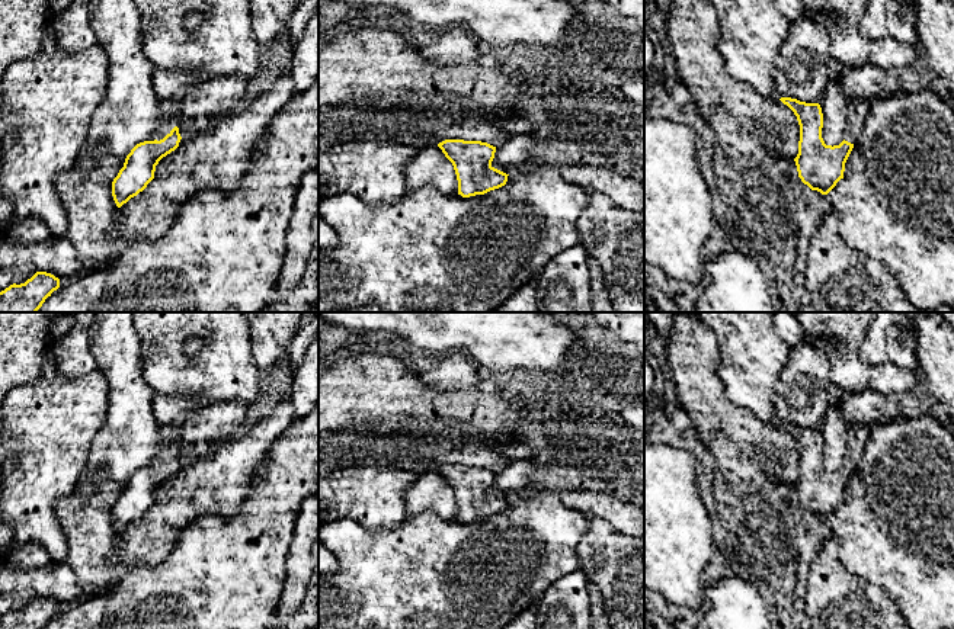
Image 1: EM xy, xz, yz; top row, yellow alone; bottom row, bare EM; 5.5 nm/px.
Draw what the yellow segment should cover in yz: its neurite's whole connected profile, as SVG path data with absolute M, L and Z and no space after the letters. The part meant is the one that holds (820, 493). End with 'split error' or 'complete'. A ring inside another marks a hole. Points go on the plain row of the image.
M791 423L779 426L794 437L800 450L798 479L794 484L798 503L811 516L827 520L843 504L845 488L865 450L873 426L852 424L845 465L833 472L822 463L823 439L819 429Z; split error

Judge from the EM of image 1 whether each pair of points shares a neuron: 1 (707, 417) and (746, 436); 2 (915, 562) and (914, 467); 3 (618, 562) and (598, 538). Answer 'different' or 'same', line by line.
1: same
2: same
3: same

